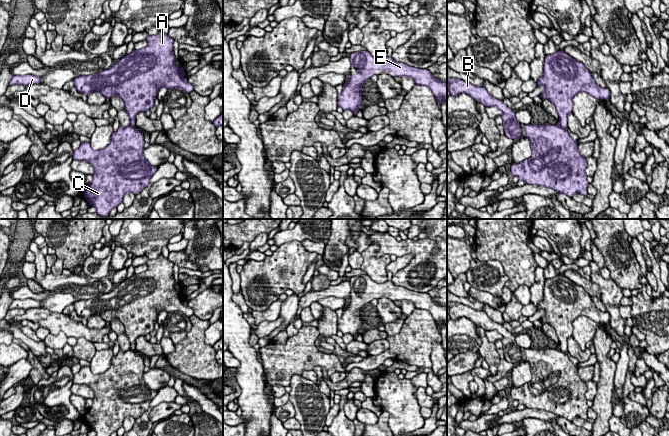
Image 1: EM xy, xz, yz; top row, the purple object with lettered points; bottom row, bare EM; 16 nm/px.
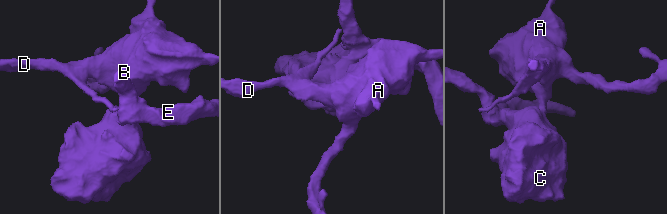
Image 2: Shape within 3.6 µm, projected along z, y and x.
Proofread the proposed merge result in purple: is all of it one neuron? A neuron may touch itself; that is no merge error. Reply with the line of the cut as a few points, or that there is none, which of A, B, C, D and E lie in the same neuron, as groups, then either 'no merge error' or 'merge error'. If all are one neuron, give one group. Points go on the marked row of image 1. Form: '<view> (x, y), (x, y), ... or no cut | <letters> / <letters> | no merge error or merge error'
xy (129, 125), (134, 127) | A D / B C E | merge error

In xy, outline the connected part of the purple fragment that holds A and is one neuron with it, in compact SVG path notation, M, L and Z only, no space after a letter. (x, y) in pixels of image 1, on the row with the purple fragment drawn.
M162 30L146 38L148 45L140 50L133 50L130 54L121 58L111 68L87 76L78 76L73 79L74 86L80 93L87 96L93 91L99 91L106 98L117 94L125 104L125 109L130 118L130 126L135 127L135 117L140 112L145 112L154 106L154 98L158 90L165 86L169 89L181 89L186 93L193 91L193 85L185 81L183 67L175 65L173 52L174 39L165 34Z

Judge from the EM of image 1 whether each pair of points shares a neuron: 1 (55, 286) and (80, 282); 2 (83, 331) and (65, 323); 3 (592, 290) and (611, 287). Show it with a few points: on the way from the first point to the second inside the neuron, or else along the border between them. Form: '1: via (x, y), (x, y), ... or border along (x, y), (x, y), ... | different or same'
1: via (61, 283), (74, 283) | same
2: via (79, 330), (69, 327) | same
3: border along (590, 280), (598, 286), (601, 299) | different

